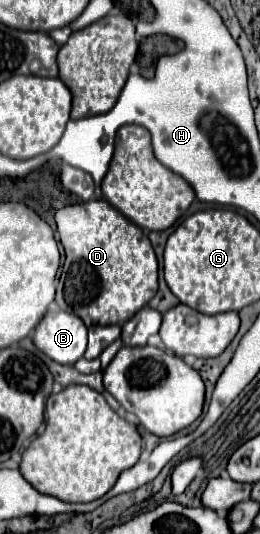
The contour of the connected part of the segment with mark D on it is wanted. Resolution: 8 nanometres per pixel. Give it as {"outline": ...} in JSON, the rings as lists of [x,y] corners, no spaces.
{"outline":[[[88,200],[64,206],[54,214],[56,230],[64,246],[66,258],[56,288],[56,302],[62,310],[82,318],[86,326],[92,324],[124,324],[130,320],[158,290],[158,262],[148,236],[140,226],[130,222],[122,212],[114,210],[106,200]]]}

